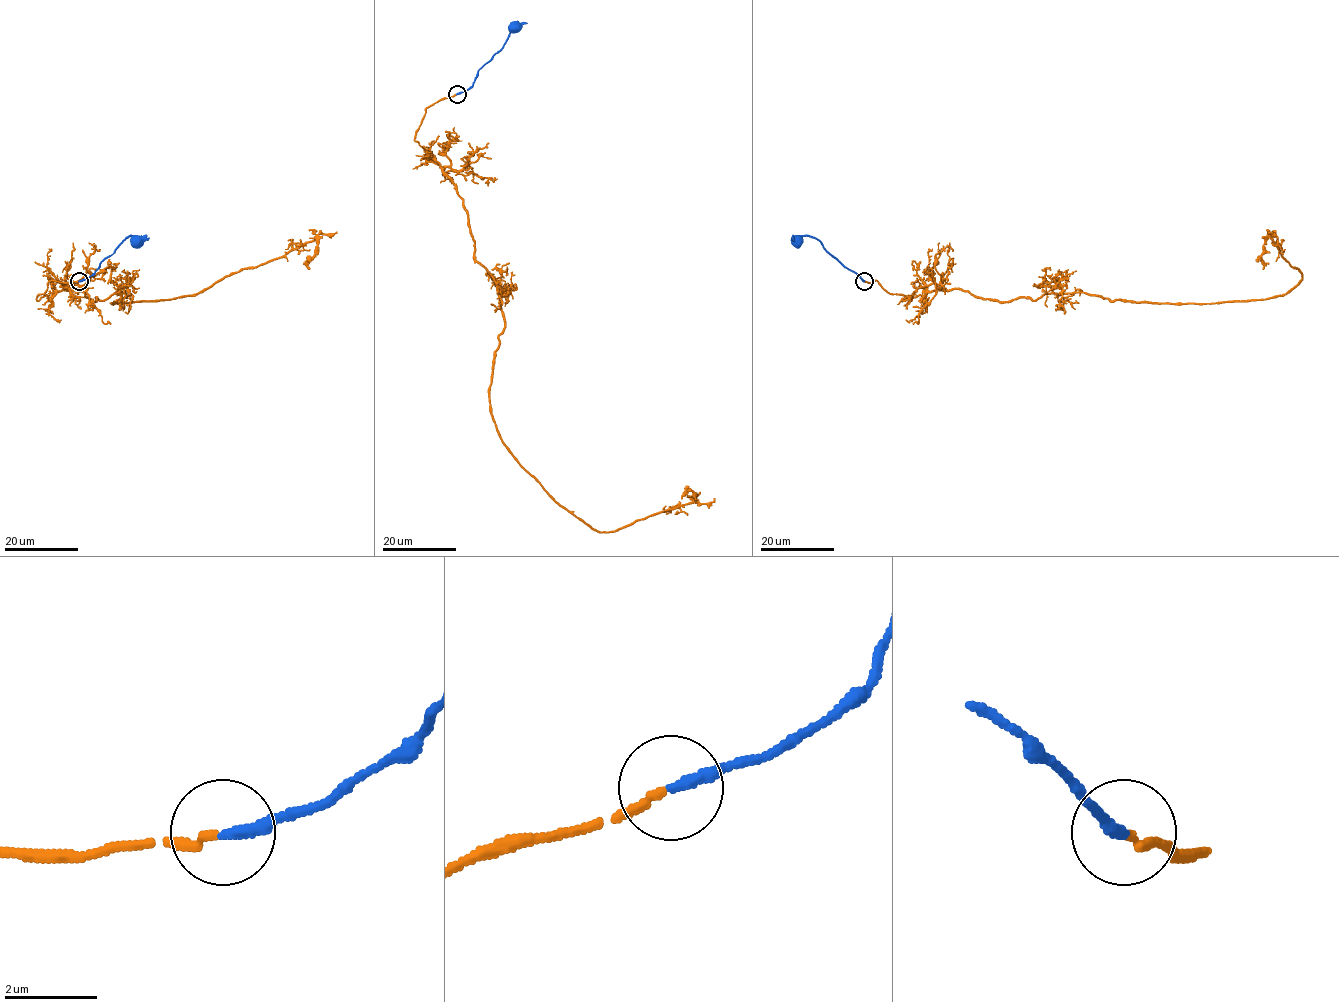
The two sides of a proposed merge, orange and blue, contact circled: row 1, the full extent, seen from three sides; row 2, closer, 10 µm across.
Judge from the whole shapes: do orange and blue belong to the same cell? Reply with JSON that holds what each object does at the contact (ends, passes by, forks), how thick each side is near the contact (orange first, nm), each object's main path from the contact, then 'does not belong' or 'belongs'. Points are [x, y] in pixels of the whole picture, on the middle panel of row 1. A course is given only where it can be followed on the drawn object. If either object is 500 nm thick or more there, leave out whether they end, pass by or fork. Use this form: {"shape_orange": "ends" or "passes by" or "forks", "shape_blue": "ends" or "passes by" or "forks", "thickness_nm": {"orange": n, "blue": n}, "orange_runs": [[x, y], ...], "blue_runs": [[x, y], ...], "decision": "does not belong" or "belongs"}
{"shape_orange": "ends", "shape_blue": "ends", "thickness_nm": {"orange": 190, "blue": 260}, "orange_runs": [[456, 94], [427, 106], [415, 140], [455, 185], [497, 287], [501, 441], [600, 531], [687, 493]], "blue_runs": [[457, 94], [470, 88], [477, 72], [503, 47], [515, 28]], "decision": "belongs"}

